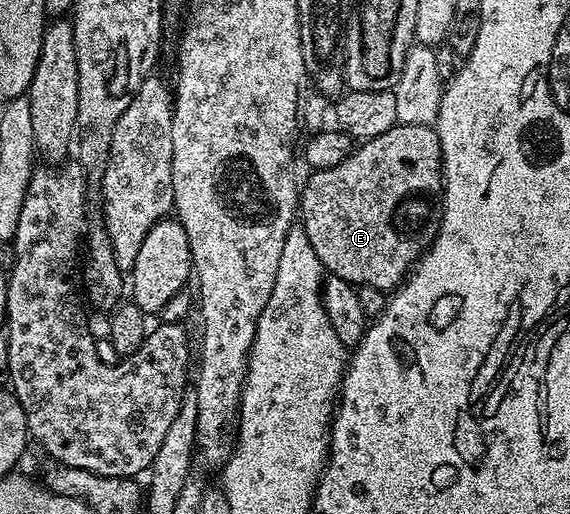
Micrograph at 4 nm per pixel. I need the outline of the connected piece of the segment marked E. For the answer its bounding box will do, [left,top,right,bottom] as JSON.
[300,123,444,293]

